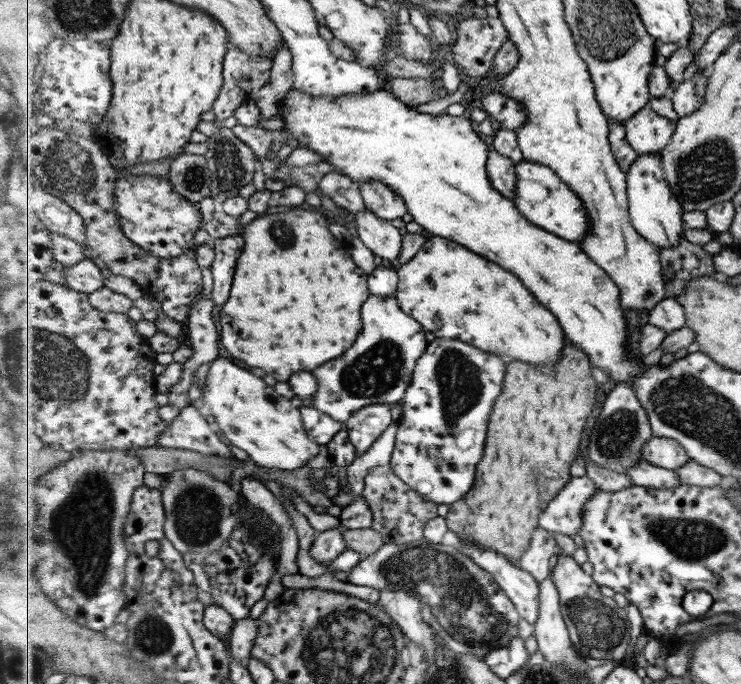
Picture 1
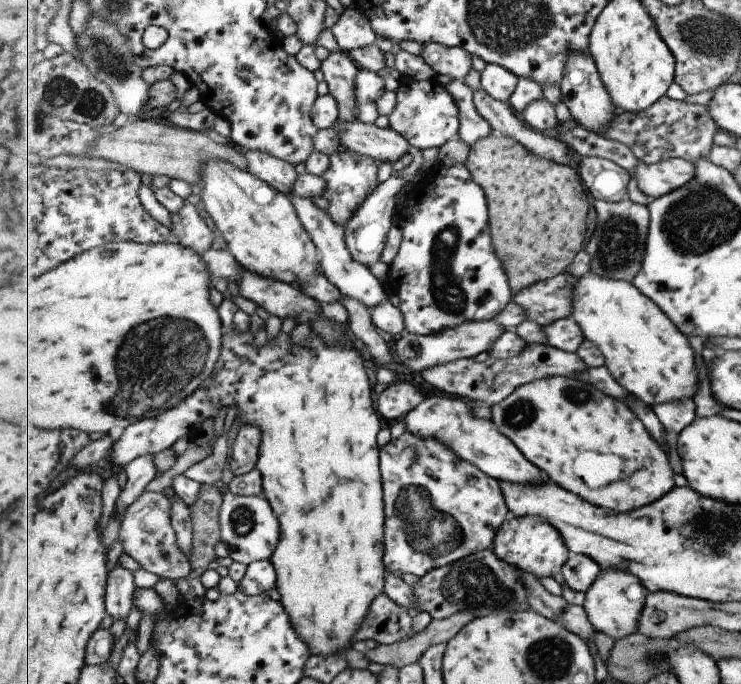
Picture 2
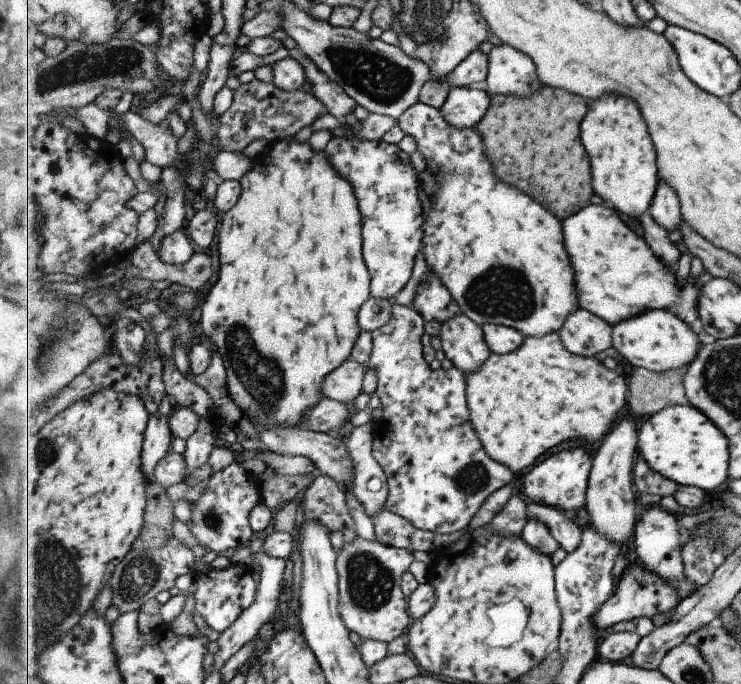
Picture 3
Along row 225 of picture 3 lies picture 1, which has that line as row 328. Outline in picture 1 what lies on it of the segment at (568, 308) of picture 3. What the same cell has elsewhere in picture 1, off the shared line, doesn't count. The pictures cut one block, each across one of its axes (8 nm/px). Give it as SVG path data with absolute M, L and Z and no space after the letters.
M432 235L406 266L399 268L396 299L401 309L416 317L424 330L438 338L461 340L497 353L507 360L525 360L541 367L561 362L567 338L560 320L528 290L519 277L454 240Z

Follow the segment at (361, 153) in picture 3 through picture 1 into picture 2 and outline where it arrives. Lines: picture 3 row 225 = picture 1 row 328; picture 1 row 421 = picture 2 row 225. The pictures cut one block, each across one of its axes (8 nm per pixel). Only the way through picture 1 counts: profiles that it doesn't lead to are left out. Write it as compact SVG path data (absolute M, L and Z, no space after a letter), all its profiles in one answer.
M351 151L330 156L330 158L331 168L323 174L323 178L327 180L327 190L325 190L323 197L329 202L326 211L339 226L346 228L349 220L356 214L357 208L367 200L369 195L376 191L377 184L379 184L377 174L379 174L380 162L373 157Z

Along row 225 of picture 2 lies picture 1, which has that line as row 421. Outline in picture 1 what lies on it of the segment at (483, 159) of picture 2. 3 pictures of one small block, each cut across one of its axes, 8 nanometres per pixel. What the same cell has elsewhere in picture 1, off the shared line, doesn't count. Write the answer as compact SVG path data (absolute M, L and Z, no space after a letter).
M571 341L567 342L564 352L561 362L553 366L533 366L529 362L519 362L519 359L509 360L504 390L493 408L486 451L478 467L475 484L459 502L448 505L444 516L449 530L459 539L499 551L515 564L519 564L519 559L523 559L529 551L532 537L537 527L541 526L541 515L545 514L548 504L572 479L569 470L579 458L583 430L599 396L597 380L591 376L593 365L589 356L585 356L581 348L575 348Z

